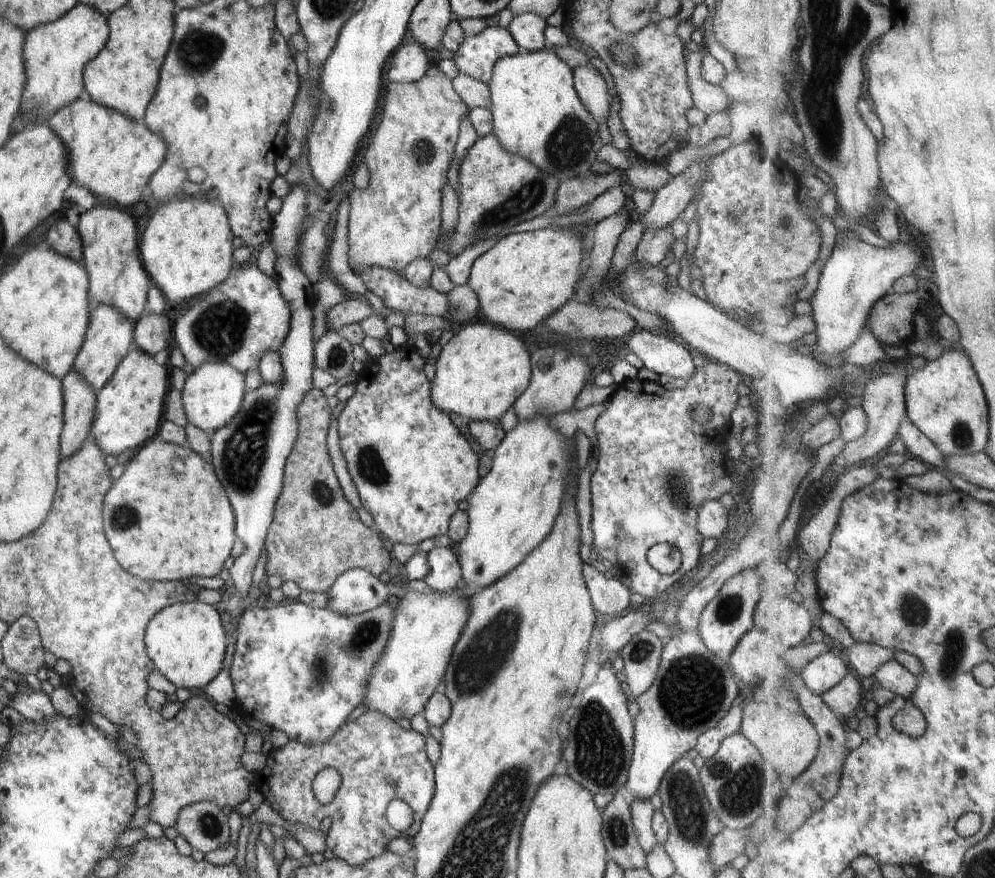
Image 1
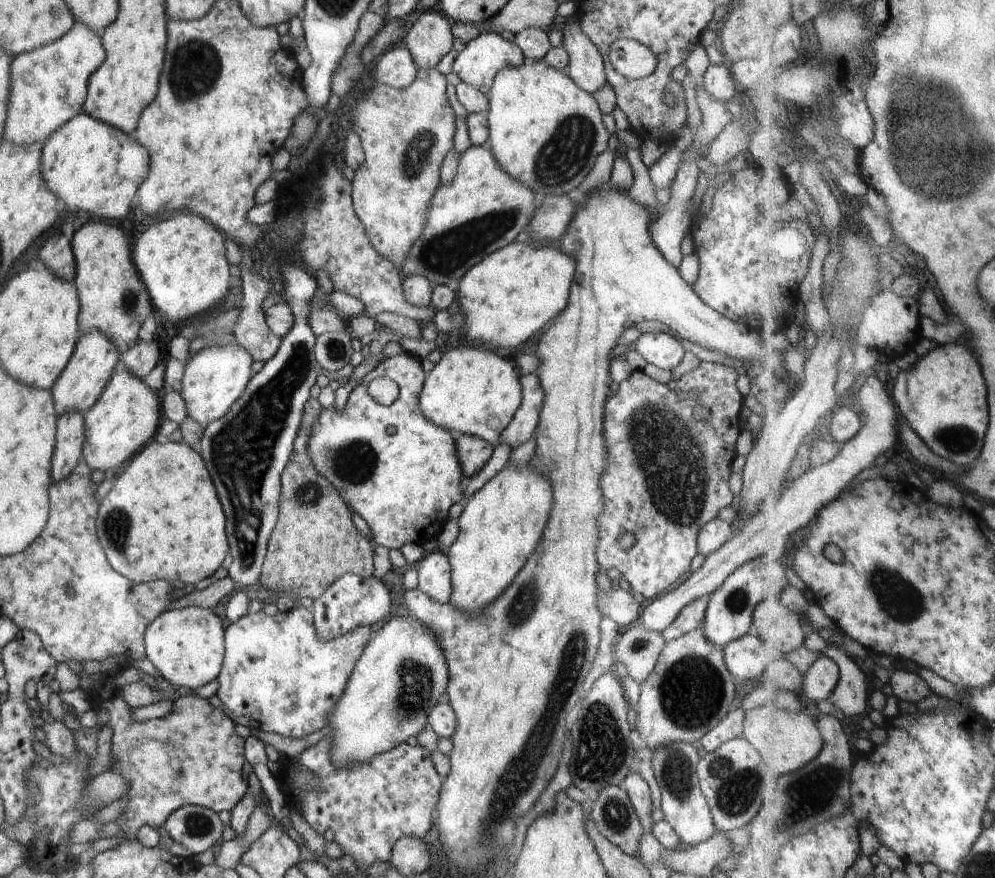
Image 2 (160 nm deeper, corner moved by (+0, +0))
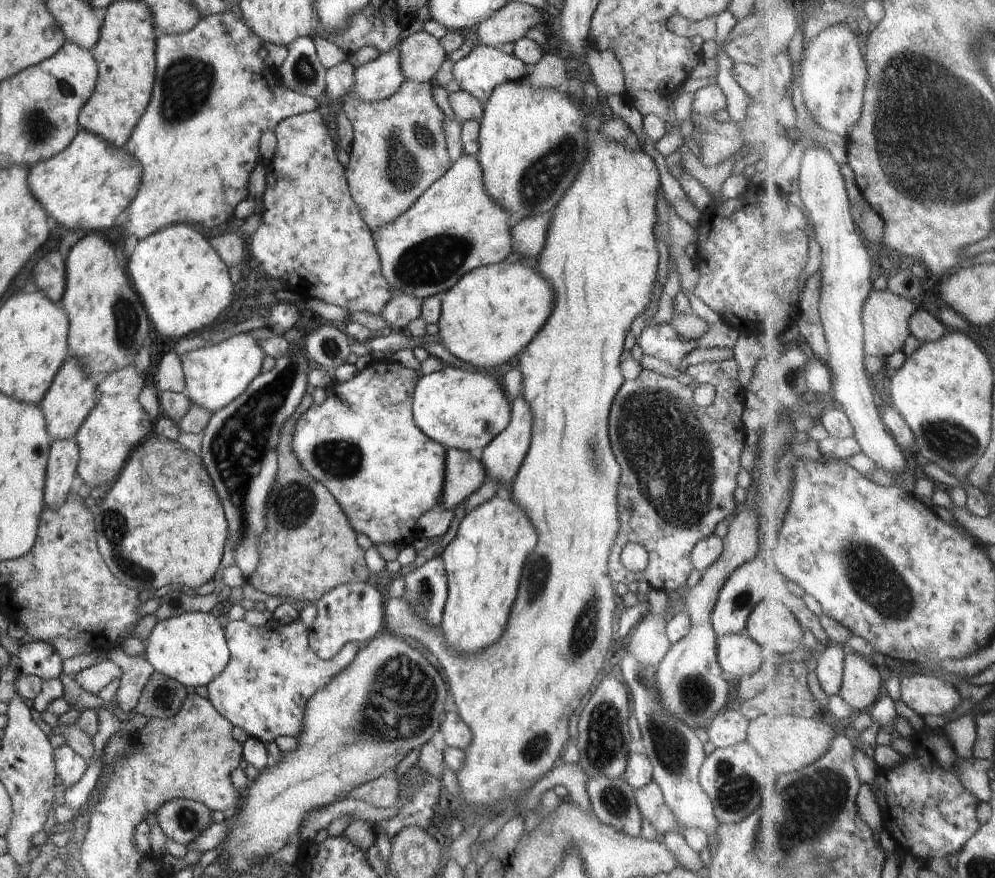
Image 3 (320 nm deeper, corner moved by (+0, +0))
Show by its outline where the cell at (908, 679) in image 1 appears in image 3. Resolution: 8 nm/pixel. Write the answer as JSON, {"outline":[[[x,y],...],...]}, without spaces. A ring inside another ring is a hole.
{"outline":[[[932,674],[908,676],[901,680],[902,700],[918,714],[952,714],[962,704],[962,694],[952,682]]]}

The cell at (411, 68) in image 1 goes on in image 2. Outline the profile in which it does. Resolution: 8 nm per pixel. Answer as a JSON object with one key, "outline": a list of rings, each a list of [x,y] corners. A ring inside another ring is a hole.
{"outline":[[[394,46],[391,50],[384,52],[381,58],[378,58],[374,77],[378,85],[405,89],[415,81],[418,69],[408,47]]]}

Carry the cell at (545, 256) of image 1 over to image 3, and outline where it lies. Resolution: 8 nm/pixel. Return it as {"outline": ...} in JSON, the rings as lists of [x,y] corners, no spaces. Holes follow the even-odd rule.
{"outline":[[[521,260],[512,264],[502,261],[478,267],[465,274],[450,290],[441,295],[441,313],[437,322],[440,345],[452,356],[472,364],[476,369],[492,370],[504,362],[510,362],[511,358],[516,358],[516,354],[532,342],[532,338],[546,324],[554,301],[548,282],[537,273],[537,269],[528,268]]]}

